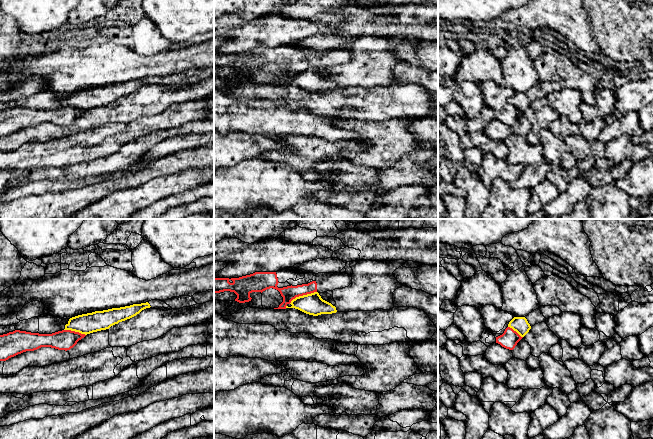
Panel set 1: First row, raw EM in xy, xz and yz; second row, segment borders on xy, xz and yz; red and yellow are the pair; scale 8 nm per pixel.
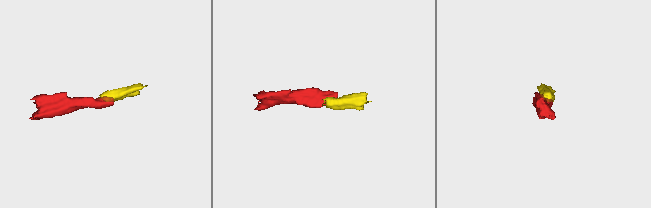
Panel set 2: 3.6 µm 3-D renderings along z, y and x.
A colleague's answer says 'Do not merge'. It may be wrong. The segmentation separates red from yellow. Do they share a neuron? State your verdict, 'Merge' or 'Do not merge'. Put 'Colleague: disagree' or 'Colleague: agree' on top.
Colleague: agree
Do not merge

